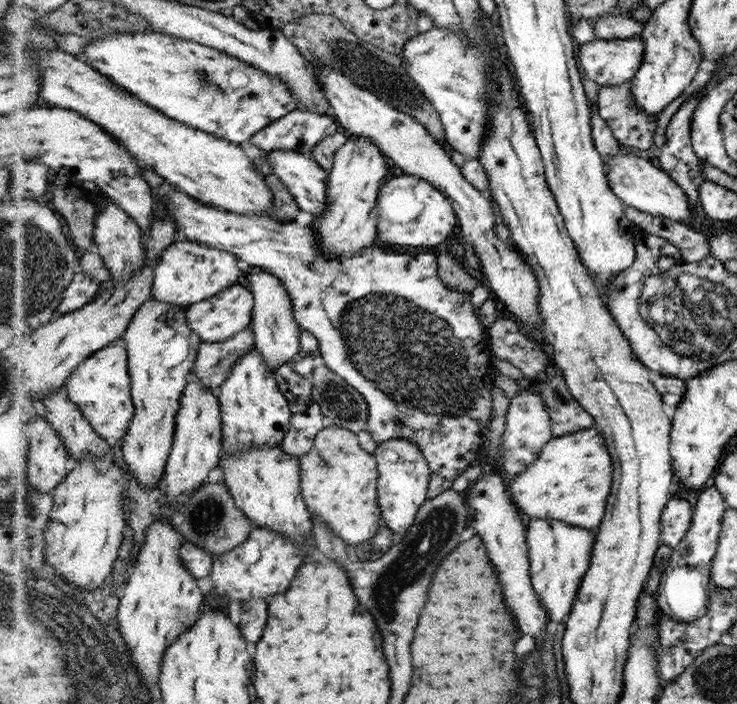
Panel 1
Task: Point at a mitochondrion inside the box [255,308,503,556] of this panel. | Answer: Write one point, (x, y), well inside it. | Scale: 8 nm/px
(345, 405)

